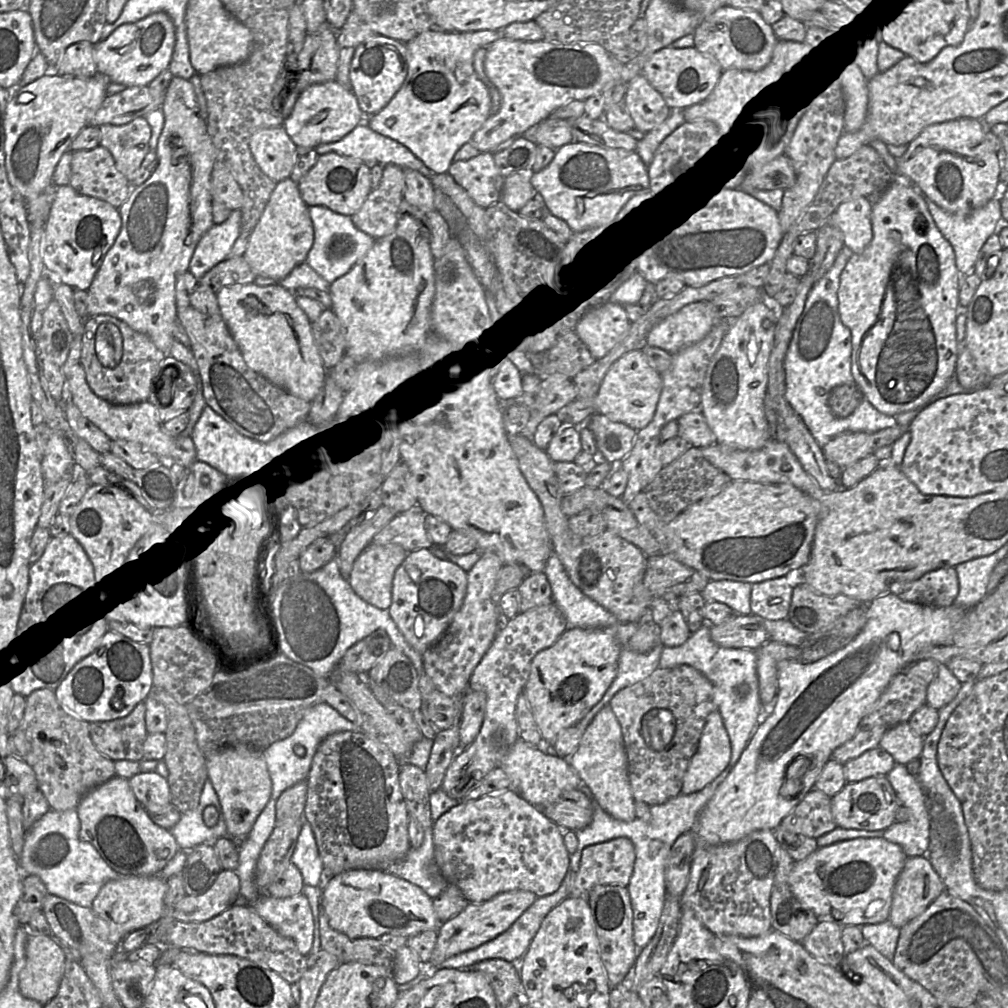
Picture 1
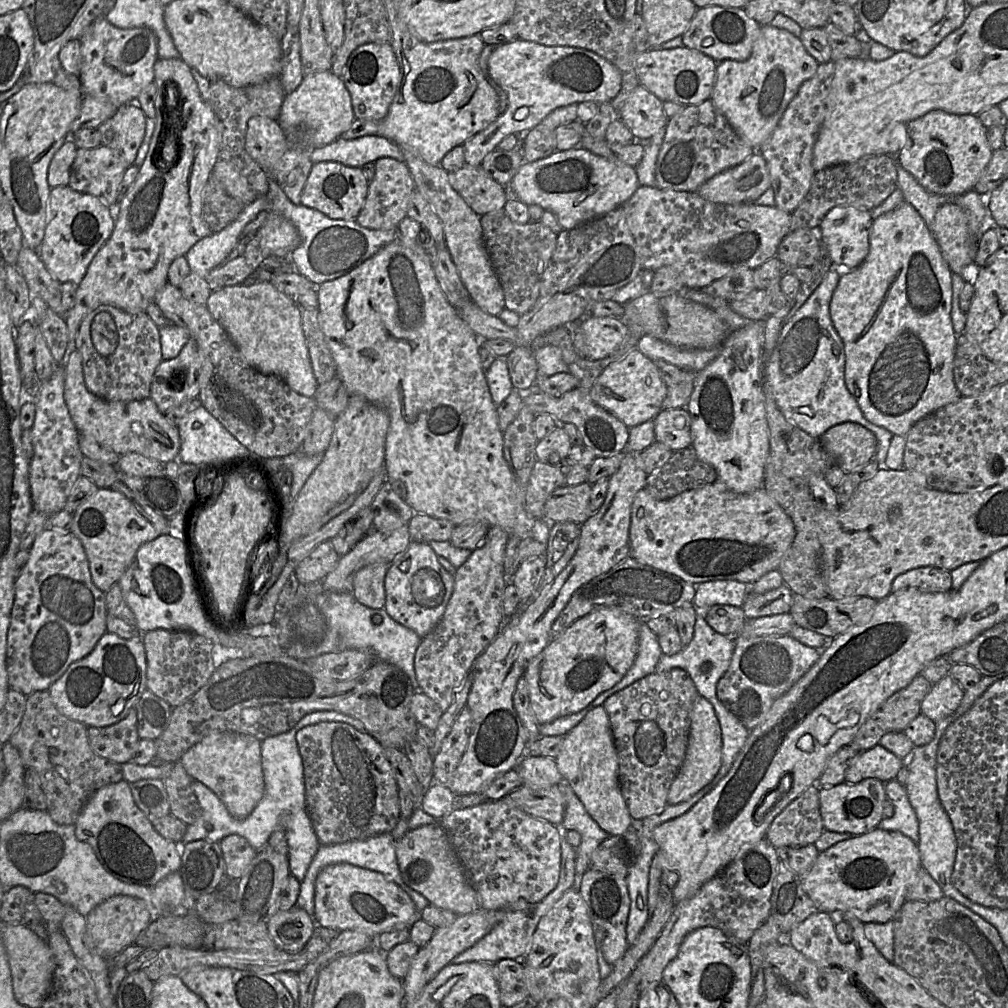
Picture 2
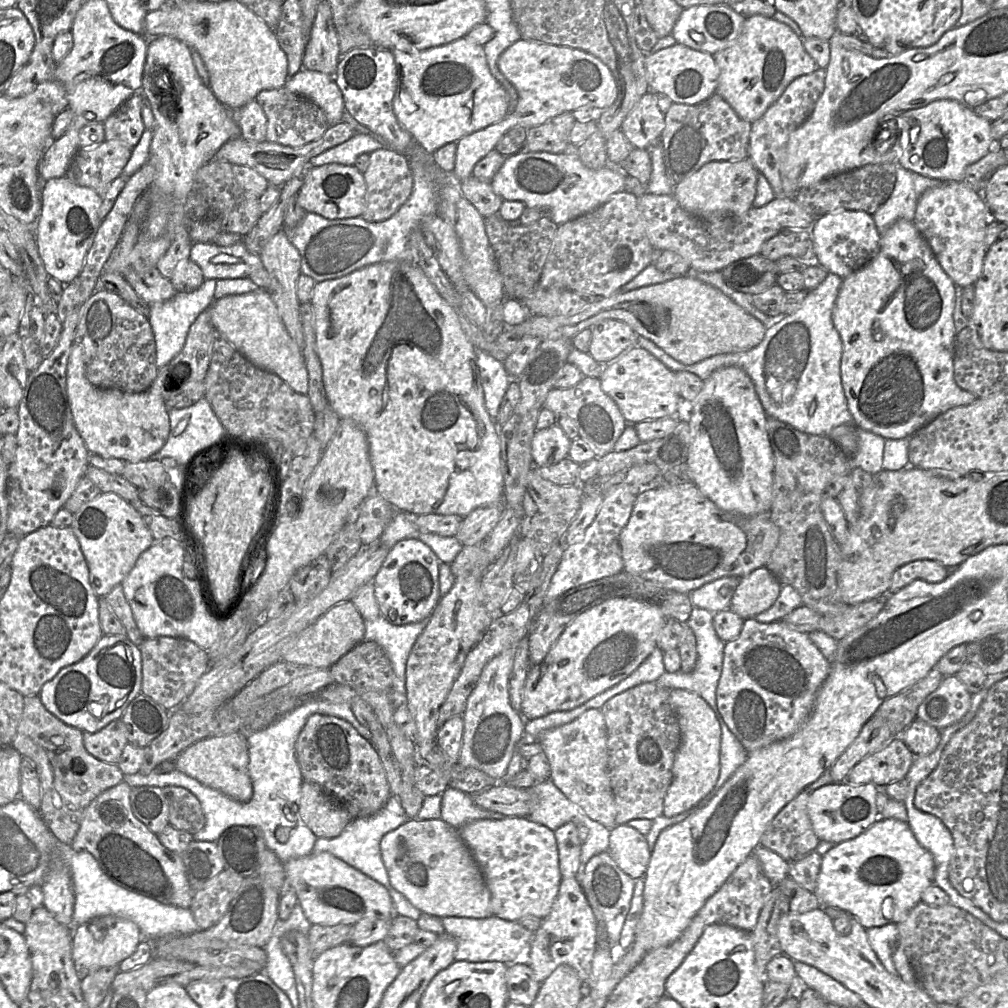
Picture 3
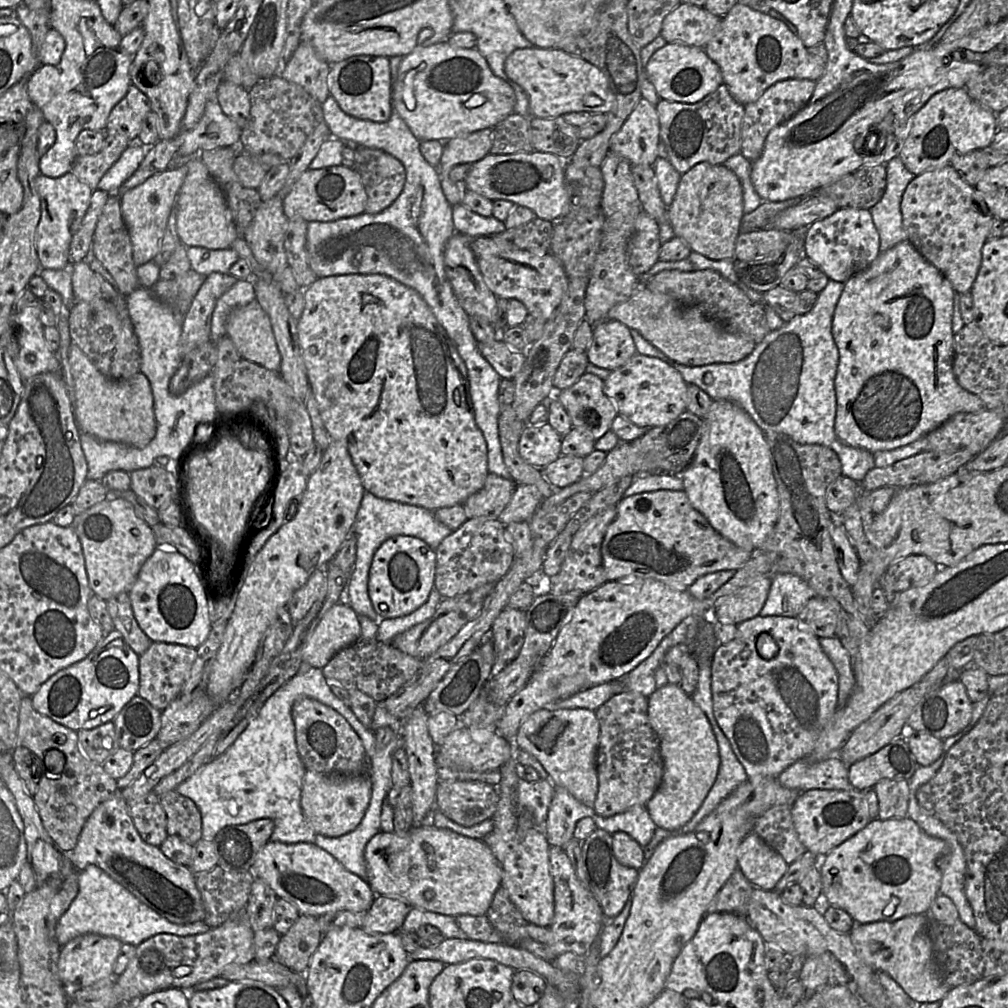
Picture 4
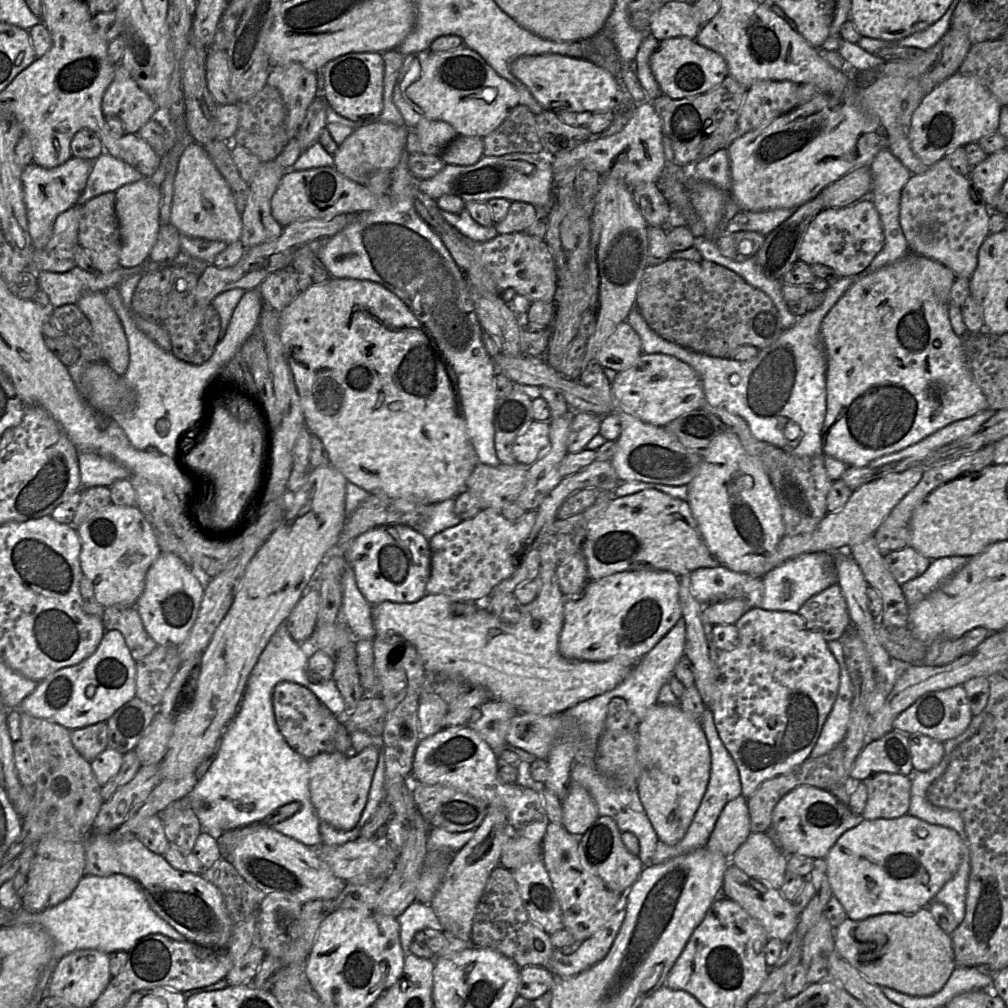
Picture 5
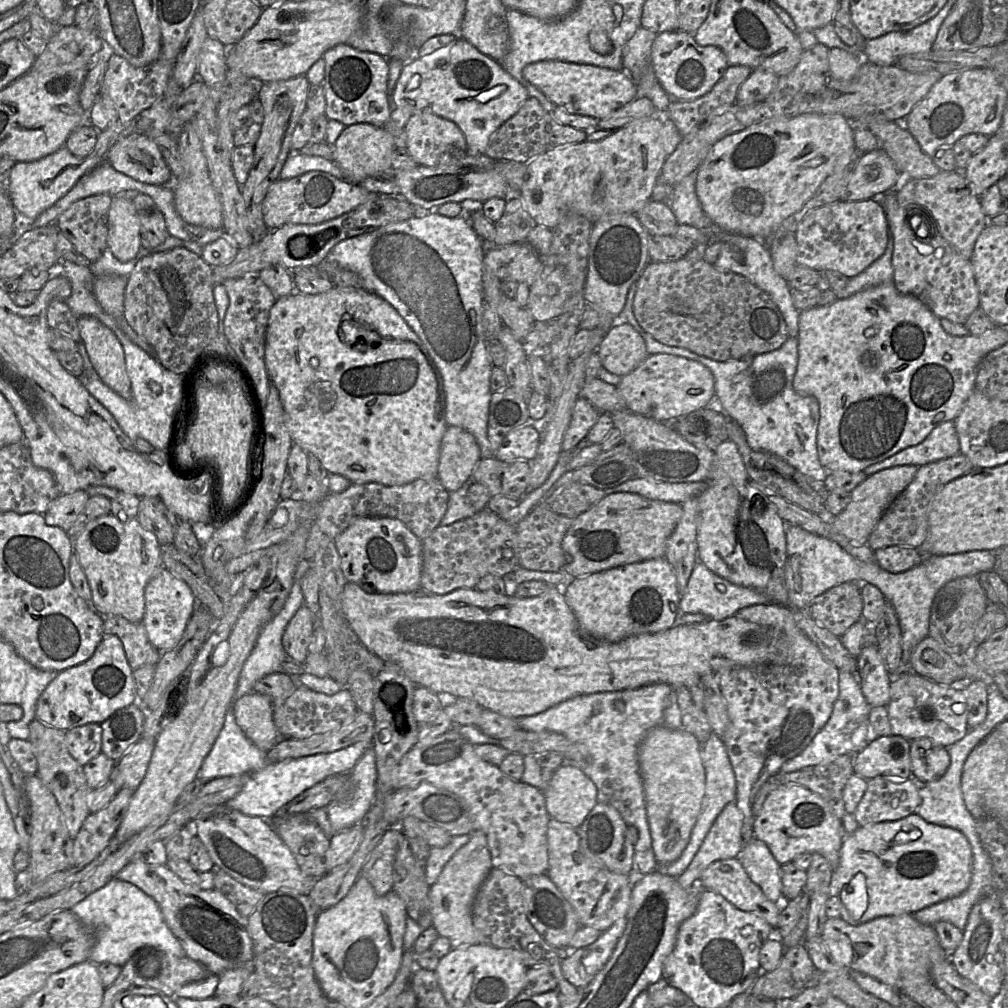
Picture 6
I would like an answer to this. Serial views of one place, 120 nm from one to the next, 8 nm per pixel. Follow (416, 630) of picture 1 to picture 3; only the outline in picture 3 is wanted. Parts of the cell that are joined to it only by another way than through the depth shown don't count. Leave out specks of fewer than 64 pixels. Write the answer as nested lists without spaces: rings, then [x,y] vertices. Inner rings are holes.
[[[402,539],[391,549],[373,578],[374,595],[380,615],[395,625],[428,619],[441,595],[439,593],[439,560],[419,539]]]

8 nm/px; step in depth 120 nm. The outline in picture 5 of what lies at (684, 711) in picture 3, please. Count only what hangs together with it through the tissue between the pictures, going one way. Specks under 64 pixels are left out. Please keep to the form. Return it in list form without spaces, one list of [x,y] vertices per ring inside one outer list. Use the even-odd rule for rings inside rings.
[[[656,703],[639,722],[637,758],[641,767],[637,786],[640,801],[659,841],[674,845],[686,834],[709,781],[710,751],[700,721],[683,712],[679,705]]]

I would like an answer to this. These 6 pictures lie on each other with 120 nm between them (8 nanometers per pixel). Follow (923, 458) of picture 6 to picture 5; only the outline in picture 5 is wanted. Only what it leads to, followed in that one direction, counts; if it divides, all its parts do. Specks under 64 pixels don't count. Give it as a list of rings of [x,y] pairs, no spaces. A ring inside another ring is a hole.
[[[984,410],[974,416],[954,421],[911,446],[871,461],[867,466],[877,468],[905,458],[925,457],[944,445],[972,435],[980,429],[994,412],[996,411]]]

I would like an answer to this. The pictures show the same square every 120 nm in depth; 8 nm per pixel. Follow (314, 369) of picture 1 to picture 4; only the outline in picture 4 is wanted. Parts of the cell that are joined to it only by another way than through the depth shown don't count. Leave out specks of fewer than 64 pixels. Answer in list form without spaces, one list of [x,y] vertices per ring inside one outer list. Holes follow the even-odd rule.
[[[255,299],[230,312],[226,320],[226,333],[244,359],[279,372],[281,356],[271,322]]]

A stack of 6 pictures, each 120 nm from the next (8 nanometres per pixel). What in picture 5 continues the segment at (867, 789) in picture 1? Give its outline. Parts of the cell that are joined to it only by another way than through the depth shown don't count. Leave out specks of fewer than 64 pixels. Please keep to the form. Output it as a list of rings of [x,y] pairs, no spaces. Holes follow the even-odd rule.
[[[798,786],[785,794],[776,804],[768,835],[788,856],[824,859],[840,836],[862,820],[860,815],[855,814],[830,791],[814,786]]]

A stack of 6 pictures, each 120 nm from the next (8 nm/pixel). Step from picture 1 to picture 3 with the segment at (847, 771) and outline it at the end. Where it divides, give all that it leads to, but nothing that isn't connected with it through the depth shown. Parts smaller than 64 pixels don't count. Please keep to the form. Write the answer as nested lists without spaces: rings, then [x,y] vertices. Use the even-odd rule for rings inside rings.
[[[893,737],[879,751],[857,763],[844,782],[852,785],[872,783],[878,788],[906,777],[914,754],[901,737]]]

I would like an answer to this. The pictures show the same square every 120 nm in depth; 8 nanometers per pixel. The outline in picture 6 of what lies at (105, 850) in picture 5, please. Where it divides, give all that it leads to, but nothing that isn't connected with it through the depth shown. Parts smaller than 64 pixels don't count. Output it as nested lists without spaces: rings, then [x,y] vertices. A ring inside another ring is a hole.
[[[142,857],[128,863],[115,877],[133,883],[157,903],[167,926],[181,944],[186,956],[202,964],[211,974],[220,976],[226,970],[253,962],[253,943],[247,932],[247,918],[240,915],[221,892],[216,889],[200,889],[181,880],[166,865],[149,864]]]

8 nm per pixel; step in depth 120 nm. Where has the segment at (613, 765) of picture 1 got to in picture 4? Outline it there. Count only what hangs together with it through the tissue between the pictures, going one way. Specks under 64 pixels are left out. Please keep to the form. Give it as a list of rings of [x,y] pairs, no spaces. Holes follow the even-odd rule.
[[[542,708],[521,723],[516,735],[516,744],[544,766],[556,788],[566,789],[579,802],[594,809],[598,792],[596,758],[599,737],[600,727],[595,711],[586,708]]]

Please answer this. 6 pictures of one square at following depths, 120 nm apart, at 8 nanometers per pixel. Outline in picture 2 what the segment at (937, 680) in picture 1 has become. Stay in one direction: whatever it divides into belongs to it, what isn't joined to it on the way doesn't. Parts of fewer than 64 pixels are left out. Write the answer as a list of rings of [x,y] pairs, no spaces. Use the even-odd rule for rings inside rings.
[[[948,674],[933,684],[922,701],[921,713],[938,723],[955,712],[963,696],[964,689]]]

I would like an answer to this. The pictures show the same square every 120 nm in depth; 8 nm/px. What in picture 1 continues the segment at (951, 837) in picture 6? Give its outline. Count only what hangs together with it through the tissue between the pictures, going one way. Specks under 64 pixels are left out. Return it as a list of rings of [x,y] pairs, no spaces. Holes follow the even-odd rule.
[[[884,837],[845,840],[818,847],[805,859],[794,862],[789,874],[789,885],[795,898],[819,920],[828,919],[843,927],[882,923],[889,918],[894,885],[907,858],[900,846]]]

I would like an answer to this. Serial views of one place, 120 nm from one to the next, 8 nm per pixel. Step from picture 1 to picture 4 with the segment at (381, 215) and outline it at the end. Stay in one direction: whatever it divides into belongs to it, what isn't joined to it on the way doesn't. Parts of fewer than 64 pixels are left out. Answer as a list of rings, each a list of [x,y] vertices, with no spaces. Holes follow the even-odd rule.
[[[358,147],[353,168],[359,174],[366,193],[365,213],[382,212],[403,190],[406,180],[404,166],[380,149]]]

